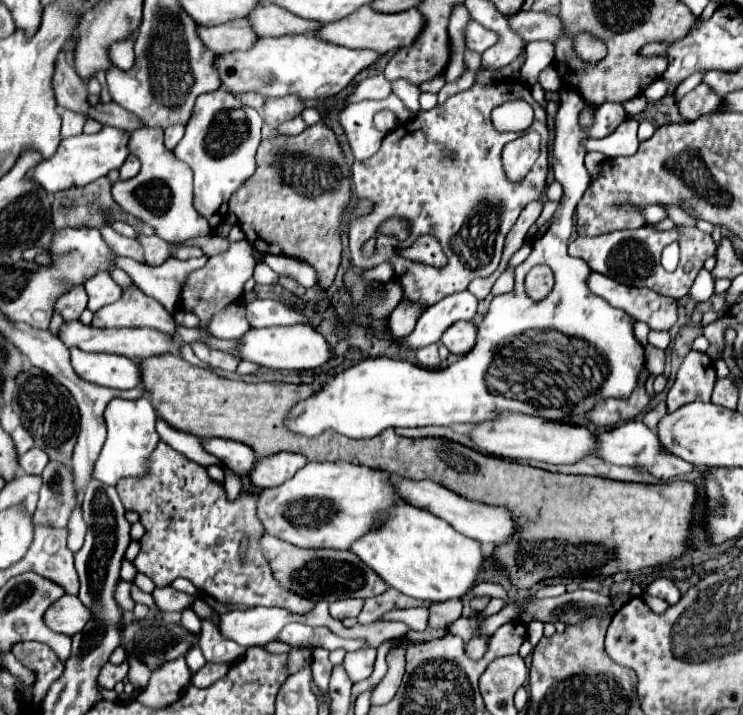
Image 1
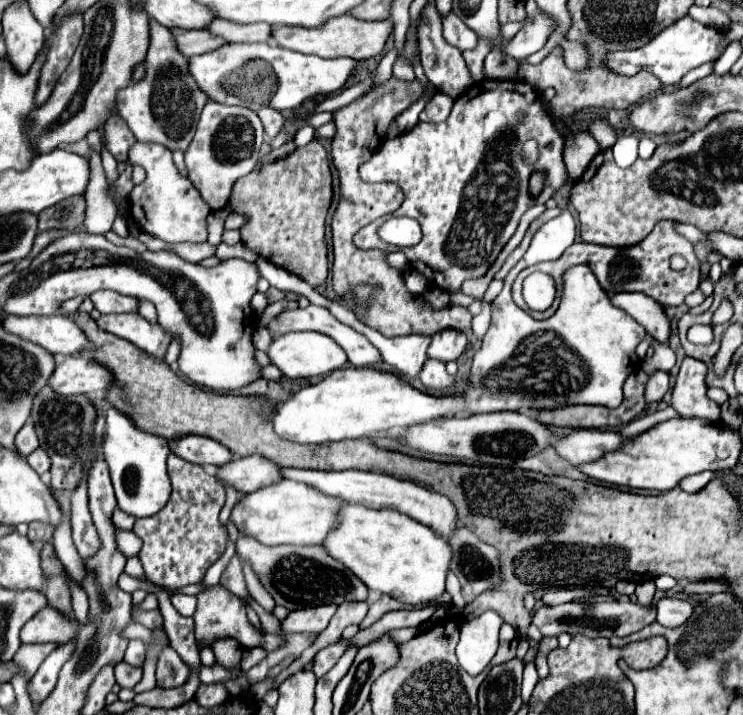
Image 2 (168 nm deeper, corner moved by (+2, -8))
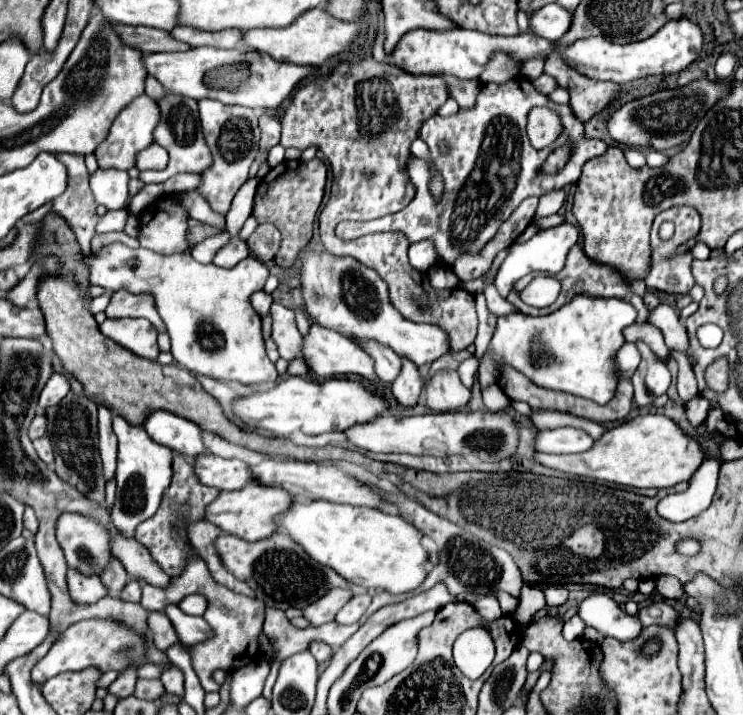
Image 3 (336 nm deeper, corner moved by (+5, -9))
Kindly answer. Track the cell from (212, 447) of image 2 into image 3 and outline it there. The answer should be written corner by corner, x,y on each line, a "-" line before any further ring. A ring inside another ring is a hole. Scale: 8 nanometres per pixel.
151,411
143,423
143,429
153,437
153,441
167,445
169,449
181,453
181,455
191,455
197,457
205,453
205,445
201,441
201,429
175,413
169,411

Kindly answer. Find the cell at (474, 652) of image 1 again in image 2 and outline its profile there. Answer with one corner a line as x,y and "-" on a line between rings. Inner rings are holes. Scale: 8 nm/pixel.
492,610
462,622
456,656
468,674
480,674
490,664
498,650
498,630
502,624
504,620

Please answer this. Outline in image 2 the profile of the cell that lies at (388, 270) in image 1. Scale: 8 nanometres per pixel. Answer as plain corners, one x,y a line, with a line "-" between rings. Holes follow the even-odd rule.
401,251
388,253
386,261
390,266
400,271
403,271
409,263
405,254

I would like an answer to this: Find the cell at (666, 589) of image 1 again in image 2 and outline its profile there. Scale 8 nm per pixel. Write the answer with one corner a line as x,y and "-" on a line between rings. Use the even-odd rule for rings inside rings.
662,598
662,600
658,600
656,610
658,610
656,620
662,626
670,626
670,628
684,624
684,620
688,620
688,616
692,616
692,604
684,598

